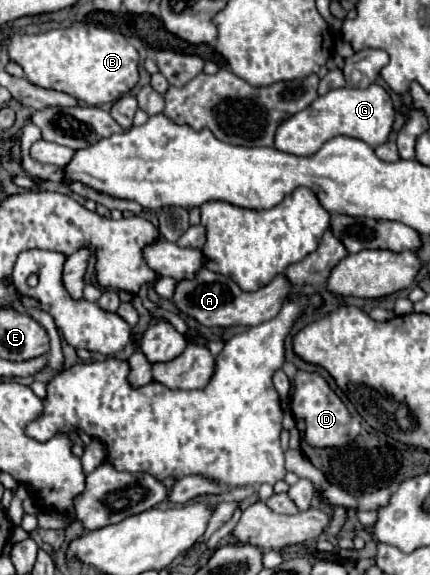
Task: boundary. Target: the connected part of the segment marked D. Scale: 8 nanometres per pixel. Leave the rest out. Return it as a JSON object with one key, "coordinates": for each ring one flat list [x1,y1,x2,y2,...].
{"coordinates":[[298,370,294,378,294,392,290,396,290,410,296,420,306,422,306,434,304,440,314,448,326,448,326,446,342,446,354,440,360,432,360,422,352,418,344,402,338,398,338,394,328,386,328,382,318,372,304,372]]}

